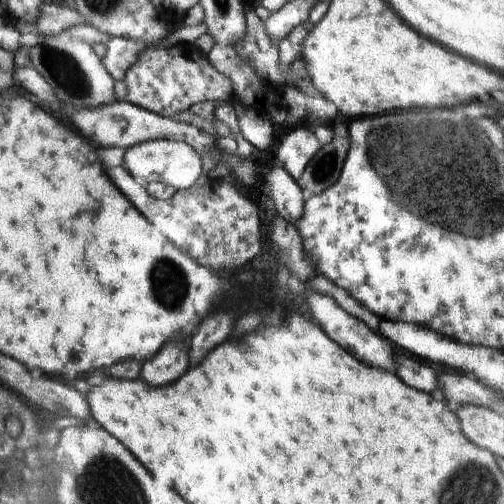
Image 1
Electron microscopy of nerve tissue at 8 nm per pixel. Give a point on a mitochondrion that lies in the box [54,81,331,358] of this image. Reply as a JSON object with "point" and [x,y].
{"point":[168,282]}

